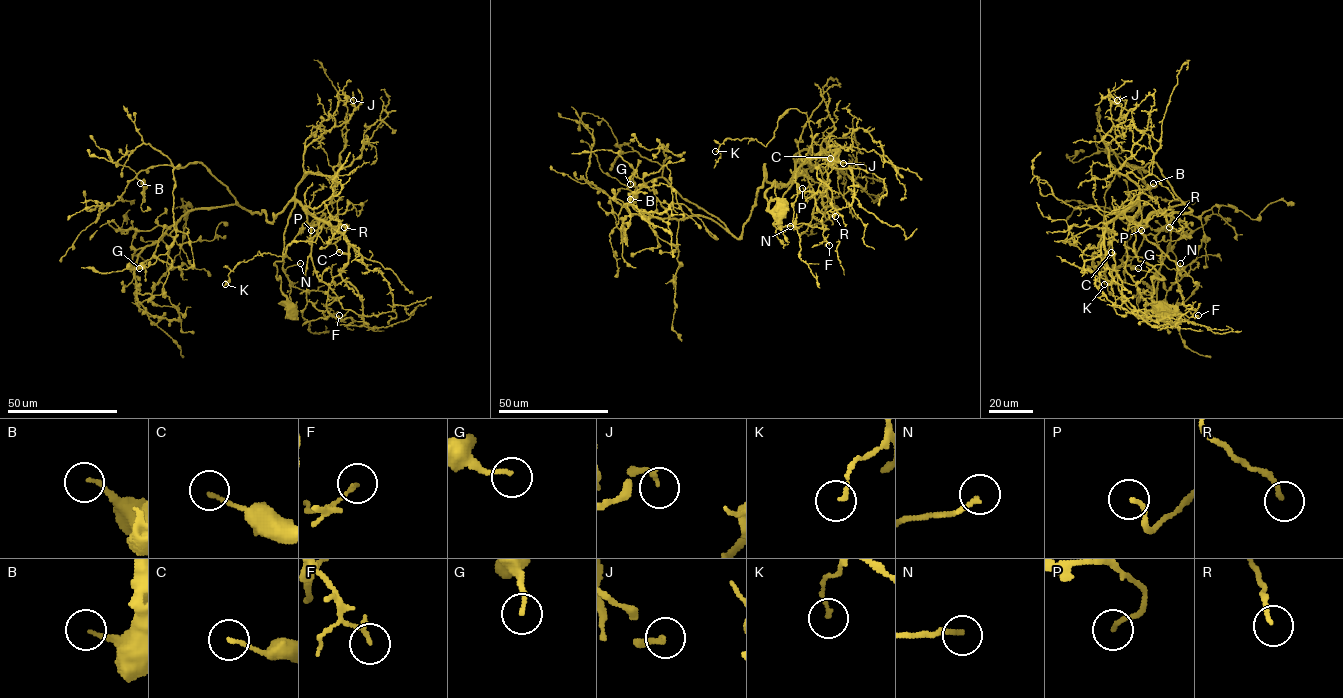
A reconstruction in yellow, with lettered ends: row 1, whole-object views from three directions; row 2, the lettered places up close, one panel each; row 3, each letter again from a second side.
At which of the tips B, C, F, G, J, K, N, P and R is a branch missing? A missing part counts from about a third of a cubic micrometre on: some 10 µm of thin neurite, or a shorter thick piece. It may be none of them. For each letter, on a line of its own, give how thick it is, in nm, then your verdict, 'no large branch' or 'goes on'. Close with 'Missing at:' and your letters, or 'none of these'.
B: 150 nm thick; no large branch
C: 130 nm thick; no large branch
F: 120 nm thick; no large branch
G: 150 nm thick; no large branch
J: 170 nm thick; no large branch
K: 130 nm thick; no large branch
N: 160 nm thick; goes on
P: 150 nm thick; no large branch
R: 150 nm thick; no large branch
Missing at: N

